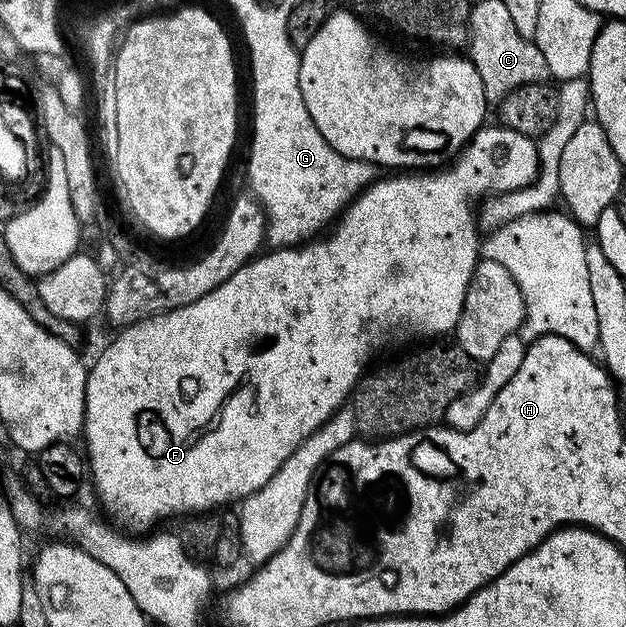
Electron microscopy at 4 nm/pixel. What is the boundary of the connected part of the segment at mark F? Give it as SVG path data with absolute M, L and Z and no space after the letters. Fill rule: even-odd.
M499 124L493 126L487 125L480 128L480 130L471 138L463 150L456 156L455 160L446 167L433 169L431 172L400 172L397 178L384 178L372 183L371 186L364 187L347 206L344 207L338 221L331 227L329 238L325 236L317 237L315 240L309 240L299 246L286 246L283 248L272 248L267 252L261 253L259 256L247 262L242 268L238 268L238 272L234 272L234 276L230 276L218 288L214 288L206 296L202 296L198 300L194 300L194 304L186 304L182 308L174 308L170 312L162 312L150 316L141 322L135 322L129 326L123 327L119 331L120 334L100 355L96 358L96 363L91 363L88 370L88 383L86 384L86 408L84 409L84 428L82 431L82 442L88 445L86 449L86 470L90 475L90 482L96 485L96 494L100 497L100 502L104 505L103 513L117 527L123 528L128 532L148 532L156 526L159 522L164 522L167 518L172 518L175 514L179 516L196 516L201 512L212 512L217 508L227 507L228 502L239 503L241 500L248 498L258 488L262 488L262 484L266 484L266 480L270 480L270 476L274 476L274 472L278 472L278 468L284 461L286 461L294 452L294 448L298 448L298 444L302 444L302 440L306 440L306 436L313 434L318 428L322 428L322 424L326 424L326 420L330 420L330 416L336 413L349 401L350 395L356 389L357 382L360 381L362 375L365 373L366 367L364 365L368 362L368 357L372 354L372 349L387 336L391 330L413 330L416 334L436 334L432 336L444 336L447 332L455 331L460 313L462 312L462 304L466 298L468 285L472 279L472 274L476 270L476 264L482 254L482 238L480 231L476 225L475 219L475 206L483 198L489 194L501 194L508 191L521 190L531 184L538 175L540 170L541 161L538 153L538 145L535 139L528 138L520 132L514 132L513 129L503 127Z

